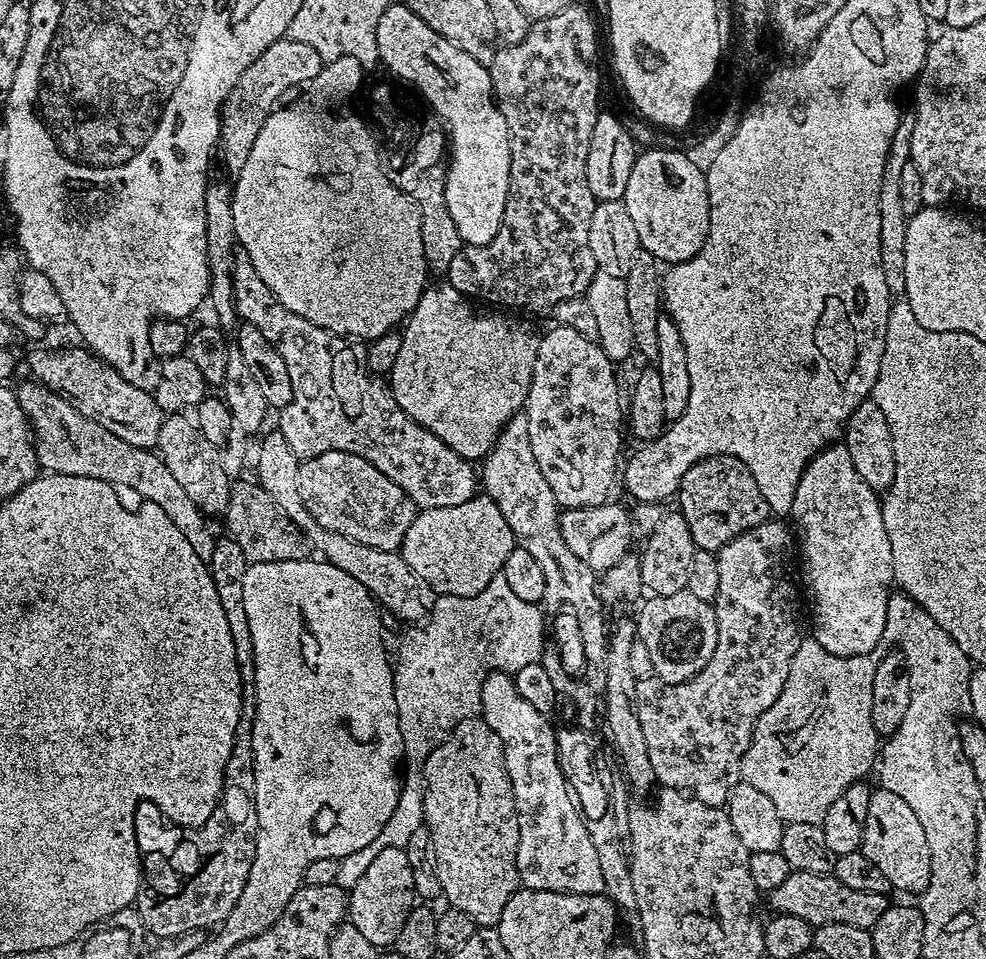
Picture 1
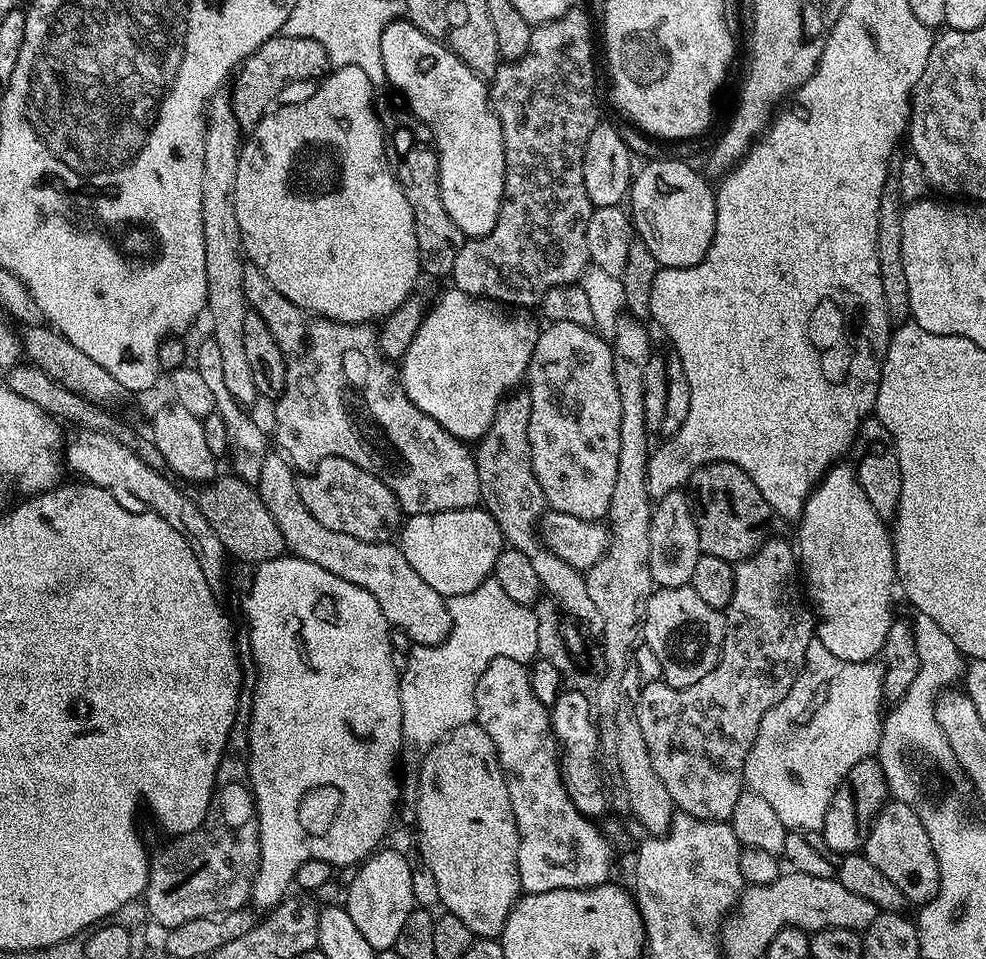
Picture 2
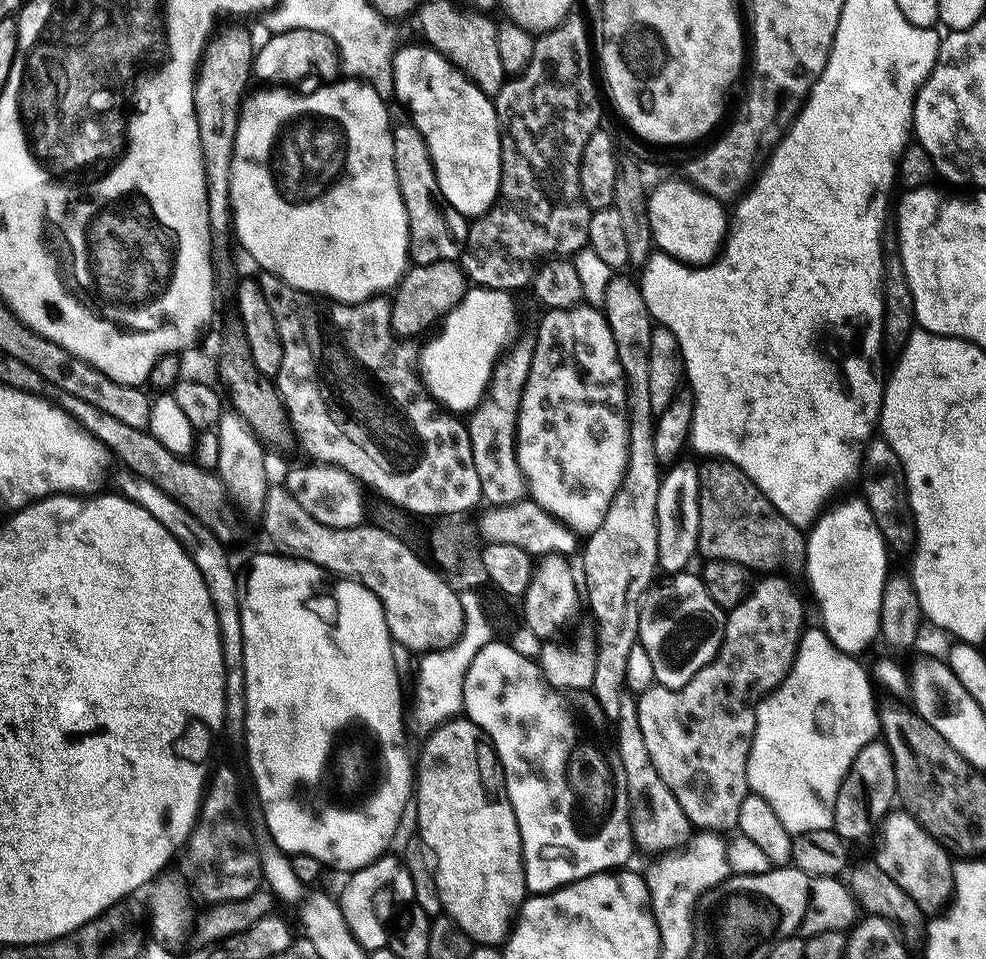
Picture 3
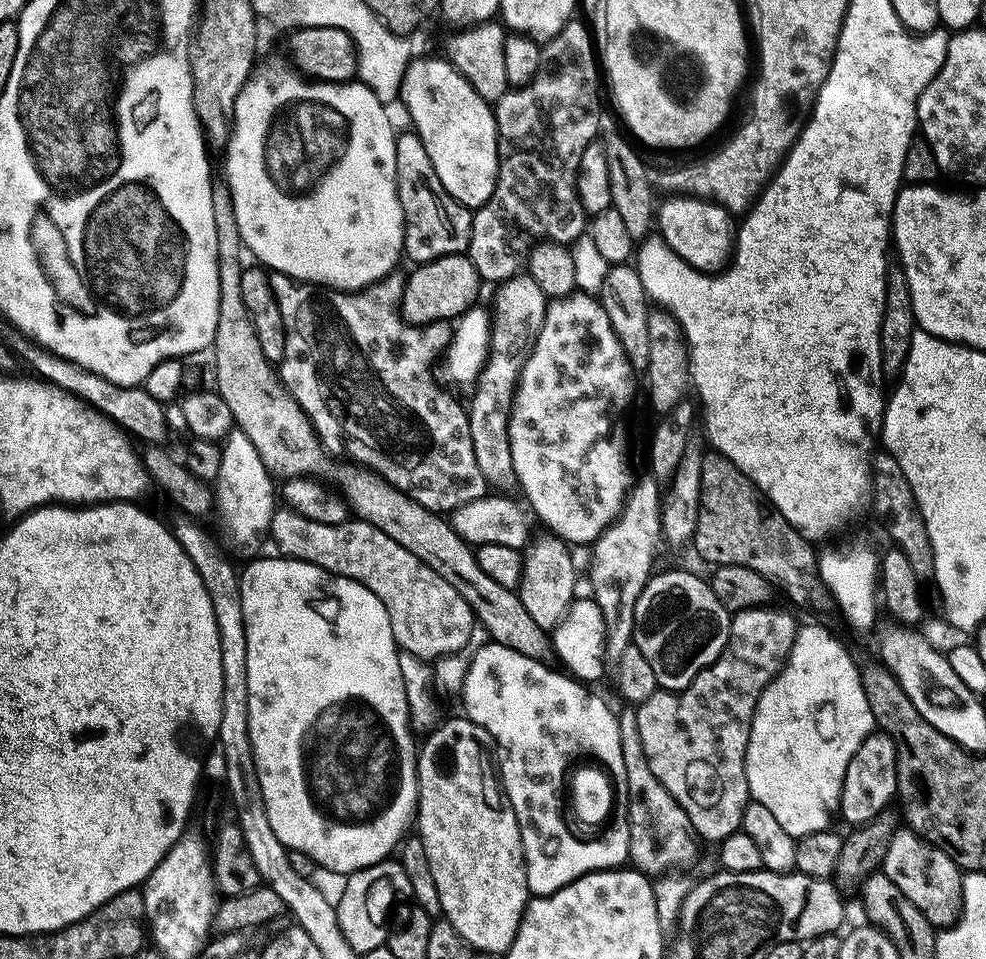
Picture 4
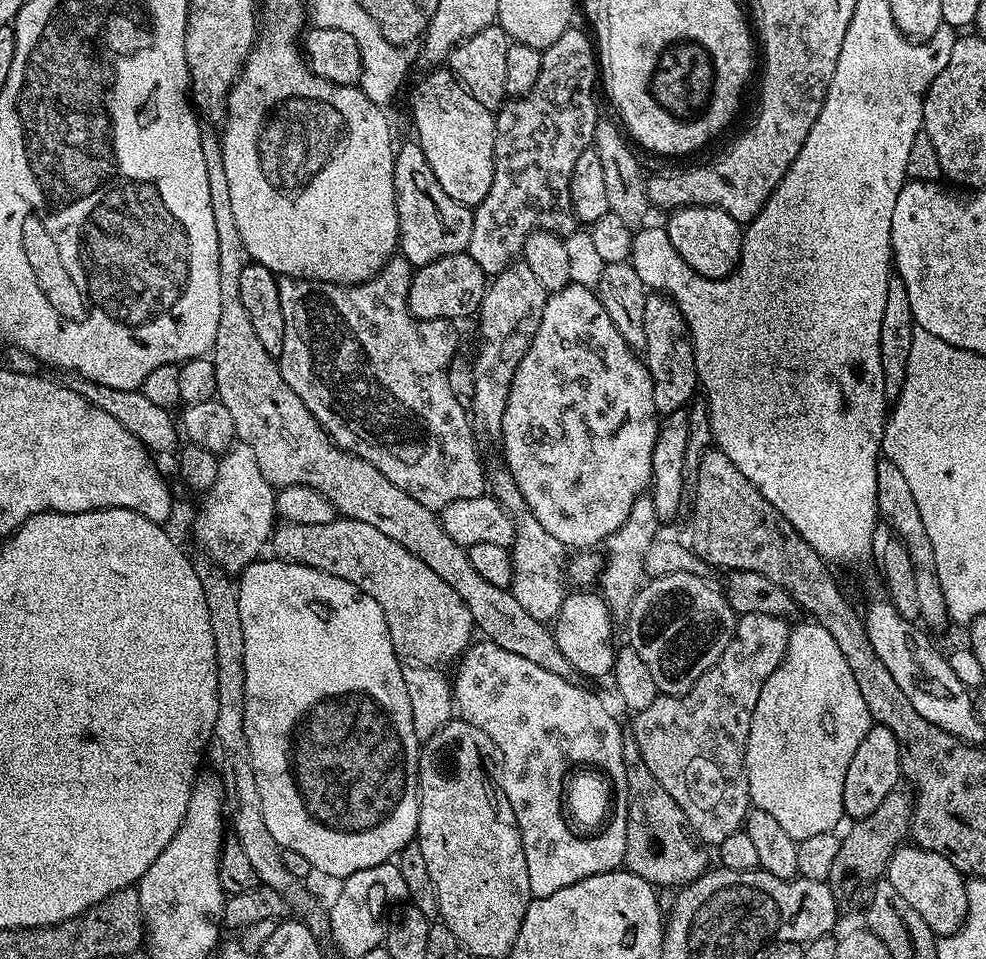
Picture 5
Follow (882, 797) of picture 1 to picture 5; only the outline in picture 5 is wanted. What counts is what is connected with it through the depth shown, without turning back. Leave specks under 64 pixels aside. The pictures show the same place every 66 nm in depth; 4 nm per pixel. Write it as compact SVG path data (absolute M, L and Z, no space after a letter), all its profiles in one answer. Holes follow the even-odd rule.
M901 846L890 858L887 880L922 914L926 926L935 932L937 937L953 936L960 930L968 916L968 890L965 877L942 854L934 854L919 846Z

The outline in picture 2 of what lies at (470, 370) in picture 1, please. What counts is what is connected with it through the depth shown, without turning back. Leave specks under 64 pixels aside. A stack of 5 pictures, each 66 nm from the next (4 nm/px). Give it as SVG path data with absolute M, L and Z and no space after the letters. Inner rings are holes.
M455 286L449 287L449 292L442 293L440 301L425 311L413 341L399 361L398 380L404 385L410 402L414 402L422 414L434 418L438 426L454 434L454 438L465 442L480 441L487 434L500 401L517 387L515 384L519 380L521 383L527 377L528 363L532 360L542 324L528 313L531 311L517 311L520 312L517 316L512 312L515 311L505 310L499 303L471 296Z

